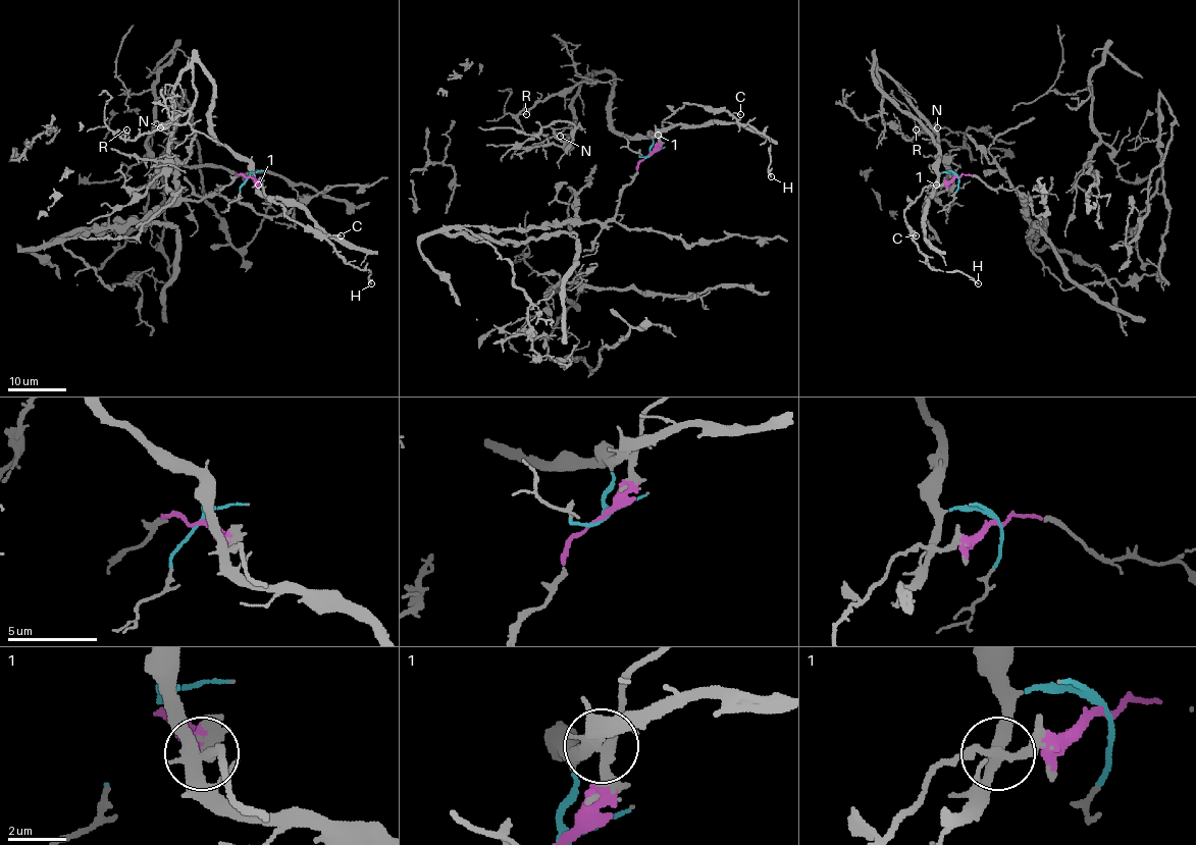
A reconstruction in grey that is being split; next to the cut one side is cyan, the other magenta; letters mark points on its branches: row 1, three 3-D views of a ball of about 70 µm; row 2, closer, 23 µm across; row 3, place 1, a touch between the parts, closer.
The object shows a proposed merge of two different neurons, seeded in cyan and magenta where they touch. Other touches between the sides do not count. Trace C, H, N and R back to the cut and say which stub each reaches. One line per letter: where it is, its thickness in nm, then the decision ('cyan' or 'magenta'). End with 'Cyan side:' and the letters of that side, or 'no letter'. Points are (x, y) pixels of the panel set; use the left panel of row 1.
C: place (341, 235); calibre 120 nm; magenta
H: place (371, 283); calibre 140 nm; magenta
N: place (160, 127); calibre 90 nm; cyan
R: place (126, 129); calibre 90 nm; cyan
Cyan side: N, R

